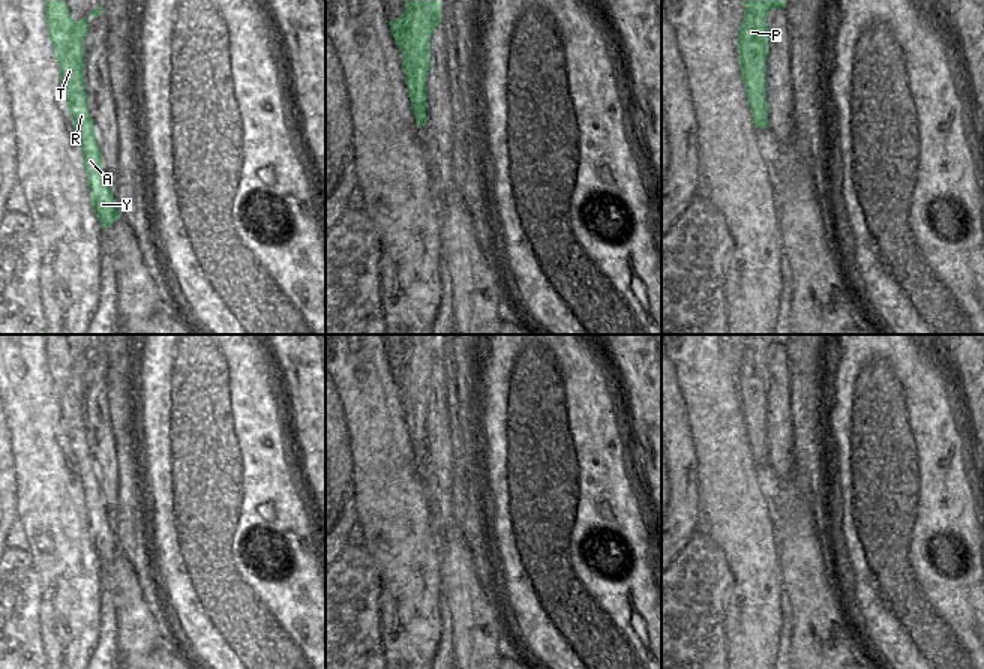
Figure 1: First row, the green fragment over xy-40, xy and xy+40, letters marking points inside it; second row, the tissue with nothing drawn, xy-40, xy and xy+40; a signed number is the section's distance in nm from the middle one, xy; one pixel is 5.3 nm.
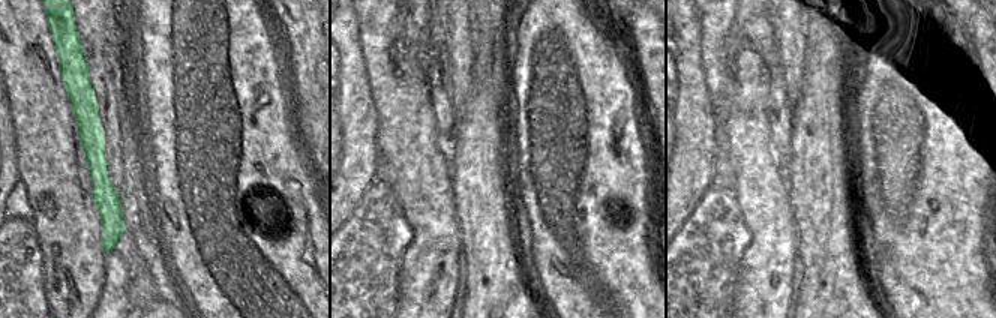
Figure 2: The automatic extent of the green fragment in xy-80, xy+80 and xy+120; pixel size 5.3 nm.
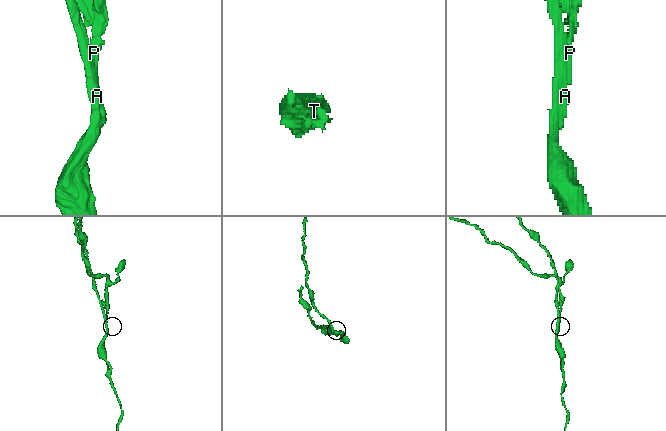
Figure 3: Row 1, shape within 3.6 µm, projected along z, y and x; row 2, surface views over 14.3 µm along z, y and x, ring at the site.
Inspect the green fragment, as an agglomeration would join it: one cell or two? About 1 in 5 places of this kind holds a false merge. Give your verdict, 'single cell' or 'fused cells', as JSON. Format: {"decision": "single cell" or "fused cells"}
{"decision": "fused cells"}

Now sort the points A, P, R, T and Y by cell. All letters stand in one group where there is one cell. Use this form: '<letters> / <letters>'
A R T Y / P

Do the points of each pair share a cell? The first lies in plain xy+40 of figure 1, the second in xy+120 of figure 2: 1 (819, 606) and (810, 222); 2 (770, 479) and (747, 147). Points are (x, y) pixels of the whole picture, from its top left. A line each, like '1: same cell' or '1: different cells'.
1: same cell
2: different cells

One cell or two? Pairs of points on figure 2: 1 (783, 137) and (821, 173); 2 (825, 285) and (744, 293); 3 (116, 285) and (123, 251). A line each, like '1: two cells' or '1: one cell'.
1: two cells
2: two cells
3: two cells

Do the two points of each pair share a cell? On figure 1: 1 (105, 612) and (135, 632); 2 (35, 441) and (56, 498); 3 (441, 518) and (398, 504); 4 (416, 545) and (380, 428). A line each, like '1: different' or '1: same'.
1: different
2: same
3: different
4: same

